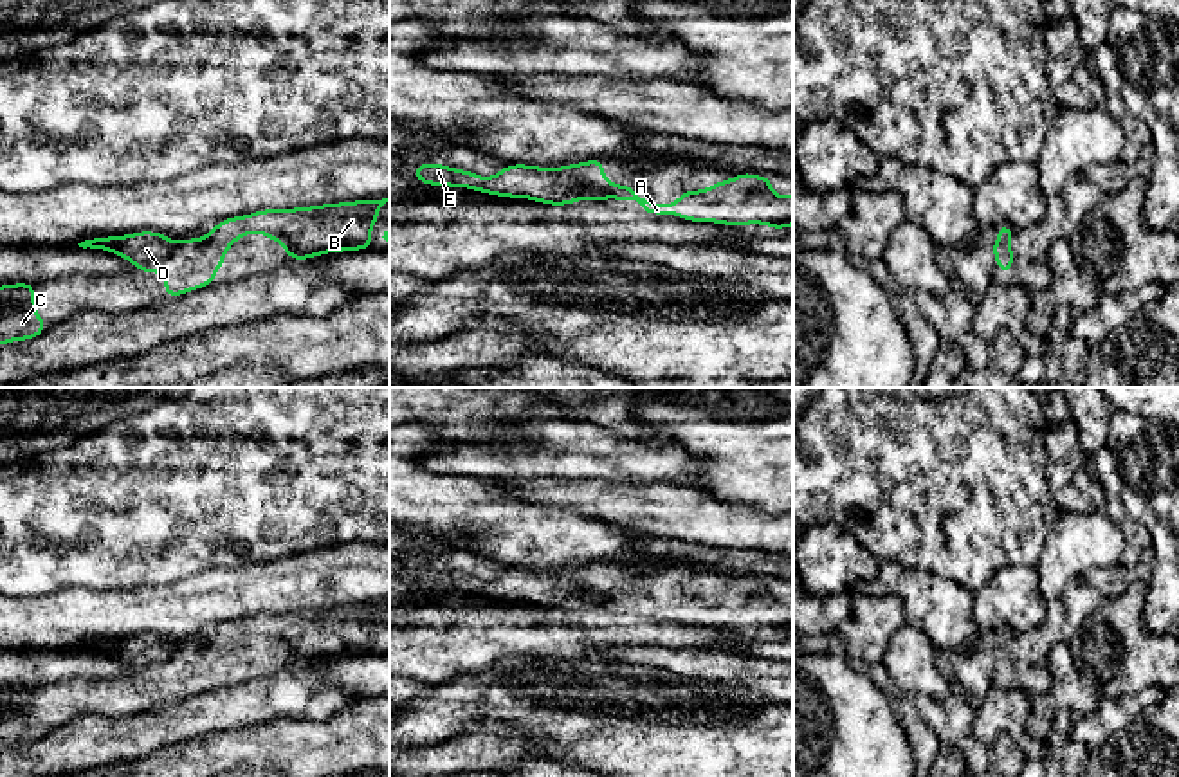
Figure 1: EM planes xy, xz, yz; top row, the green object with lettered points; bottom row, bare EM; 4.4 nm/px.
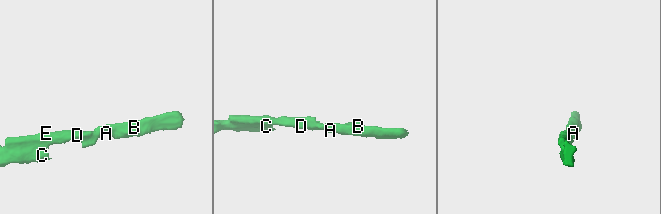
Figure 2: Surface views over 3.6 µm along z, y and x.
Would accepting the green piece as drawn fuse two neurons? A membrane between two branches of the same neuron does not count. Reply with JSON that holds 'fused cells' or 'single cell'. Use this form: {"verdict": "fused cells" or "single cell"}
{"verdict": "single cell"}

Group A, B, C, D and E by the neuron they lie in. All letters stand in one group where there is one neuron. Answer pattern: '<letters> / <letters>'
A B C D E

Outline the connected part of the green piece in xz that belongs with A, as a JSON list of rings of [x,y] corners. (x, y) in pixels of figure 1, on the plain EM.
[[[600,562],[559,571],[510,568],[489,582],[445,568],[422,566],[415,570],[413,579],[425,590],[467,591],[548,609],[613,602],[638,606],[645,618],[674,618],[689,626],[730,631],[761,627],[779,635],[793,629],[793,599],[777,599],[770,579],[737,577],[732,584],[719,584],[703,595],[685,593],[674,608],[654,608],[647,600],[638,600],[633,590],[608,586]]]

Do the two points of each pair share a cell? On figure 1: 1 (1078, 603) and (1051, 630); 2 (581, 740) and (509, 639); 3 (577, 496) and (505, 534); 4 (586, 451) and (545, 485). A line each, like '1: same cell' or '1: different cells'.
1: same cell
2: different cells
3: different cells
4: different cells

